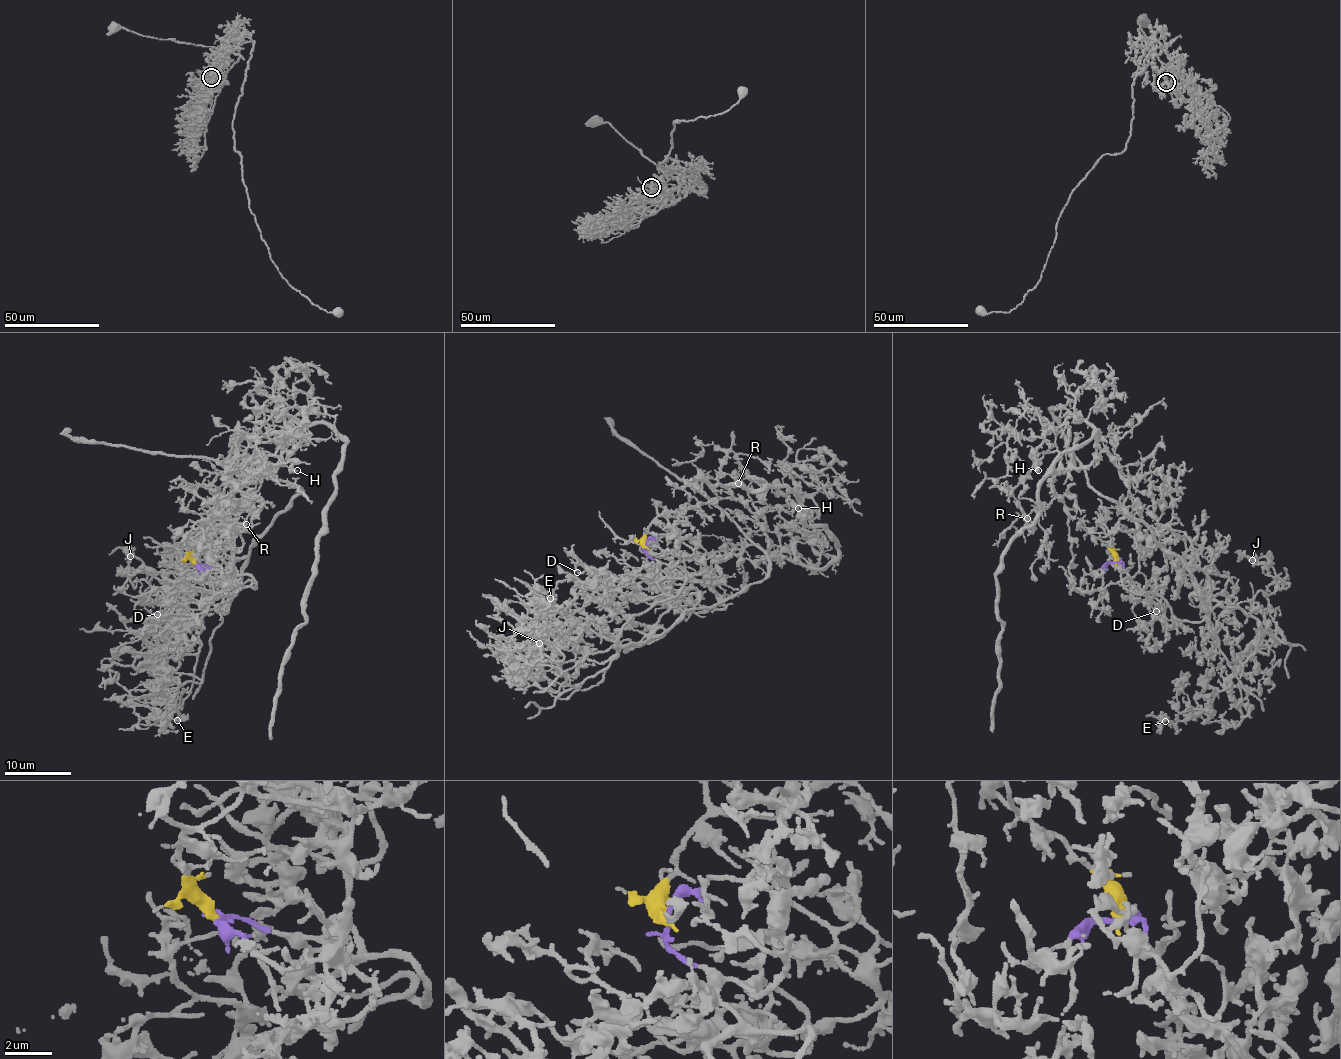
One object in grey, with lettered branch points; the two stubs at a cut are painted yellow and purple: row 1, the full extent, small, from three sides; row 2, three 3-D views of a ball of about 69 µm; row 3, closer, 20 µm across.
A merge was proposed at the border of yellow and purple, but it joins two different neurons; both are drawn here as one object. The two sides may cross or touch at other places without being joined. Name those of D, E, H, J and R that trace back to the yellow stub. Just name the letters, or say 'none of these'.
H, R

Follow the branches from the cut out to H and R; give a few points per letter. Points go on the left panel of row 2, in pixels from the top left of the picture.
H: (197, 565), (188, 539), (239, 487), (282, 464), (299, 426), (281, 415), (289, 431), (277, 456), (298, 470)
R: (197, 565), (188, 539), (282, 464), (299, 429), (287, 416), (281, 447), (219, 500), (221, 521), (247, 524)

